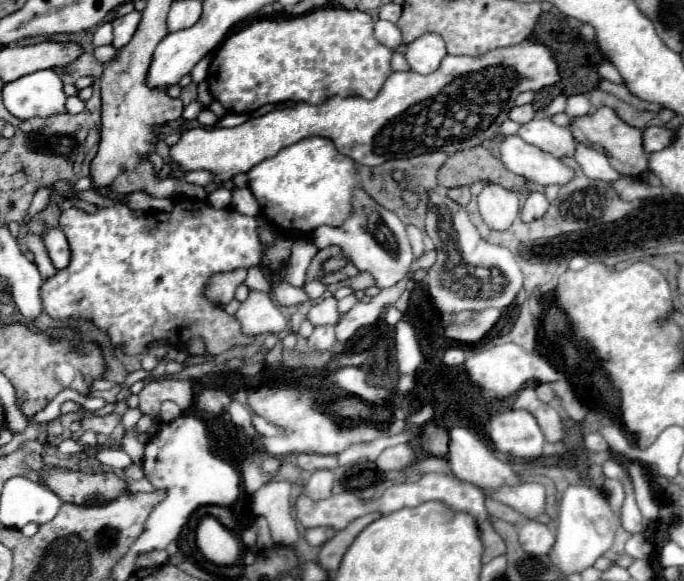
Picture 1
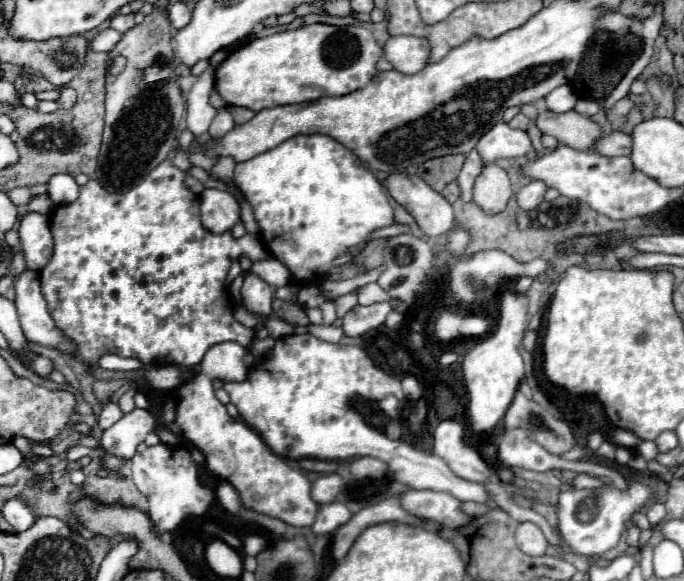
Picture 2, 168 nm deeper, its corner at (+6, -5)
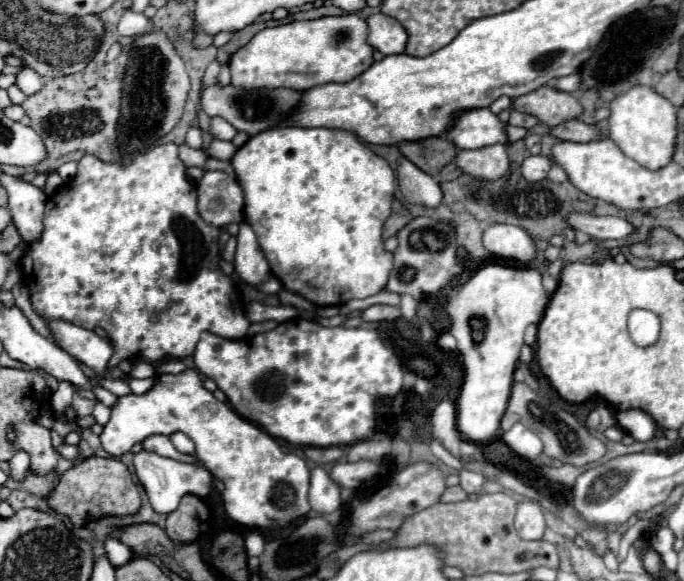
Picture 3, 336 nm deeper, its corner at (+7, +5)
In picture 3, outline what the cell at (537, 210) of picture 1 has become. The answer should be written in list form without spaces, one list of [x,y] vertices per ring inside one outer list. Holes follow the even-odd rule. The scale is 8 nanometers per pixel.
[[[543,154],[529,156],[529,158],[525,158],[523,164],[521,164],[521,174],[525,176],[525,180],[537,182],[537,180],[547,178],[547,172],[549,172],[551,164],[553,164],[553,162],[549,160],[549,156],[543,156]]]

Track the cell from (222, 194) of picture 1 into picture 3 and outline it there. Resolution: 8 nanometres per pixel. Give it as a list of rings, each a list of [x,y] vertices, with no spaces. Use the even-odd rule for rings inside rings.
[[[209,170],[197,182],[199,214],[213,226],[243,220],[243,192],[237,180],[225,172]]]

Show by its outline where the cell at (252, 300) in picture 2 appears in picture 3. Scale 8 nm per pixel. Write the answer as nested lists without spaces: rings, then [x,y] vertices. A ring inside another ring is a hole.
[[[239,222],[239,234],[237,234],[237,250],[235,250],[235,272],[239,278],[251,286],[257,286],[265,282],[271,274],[269,262],[265,260],[257,238],[247,222]]]

